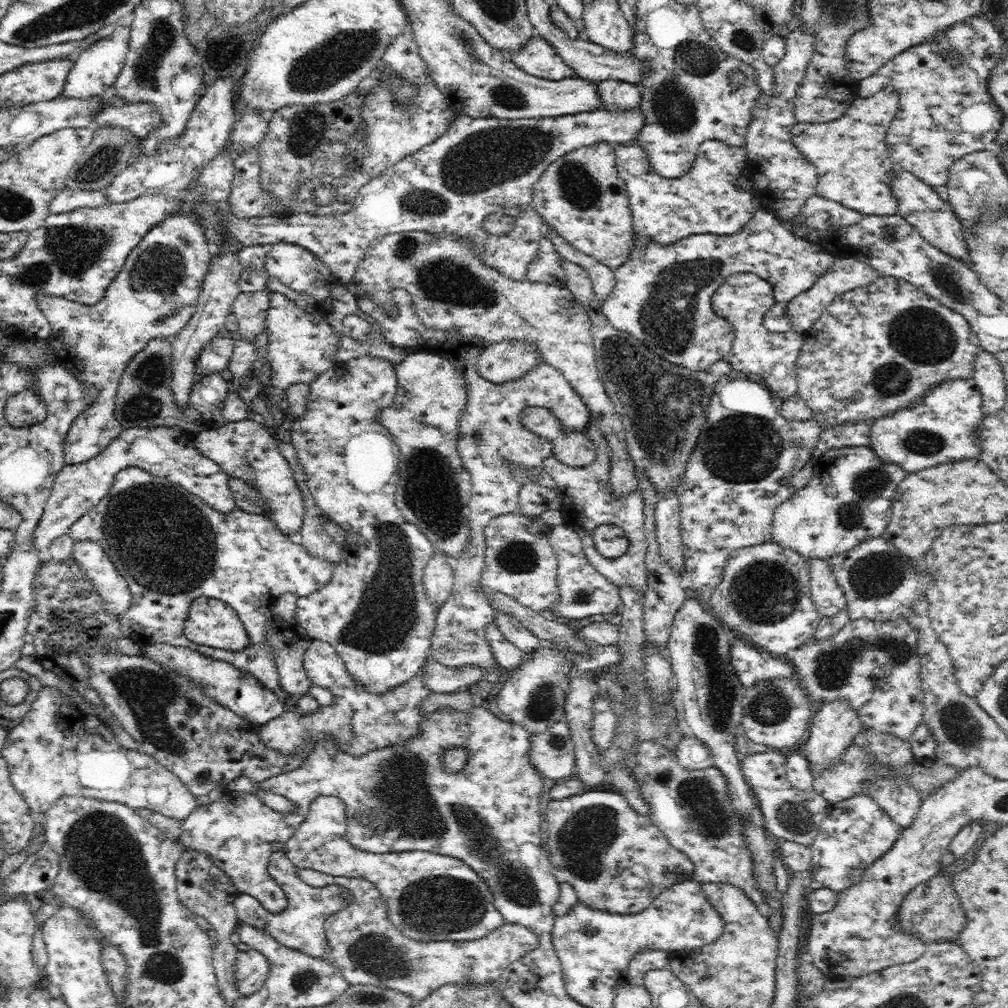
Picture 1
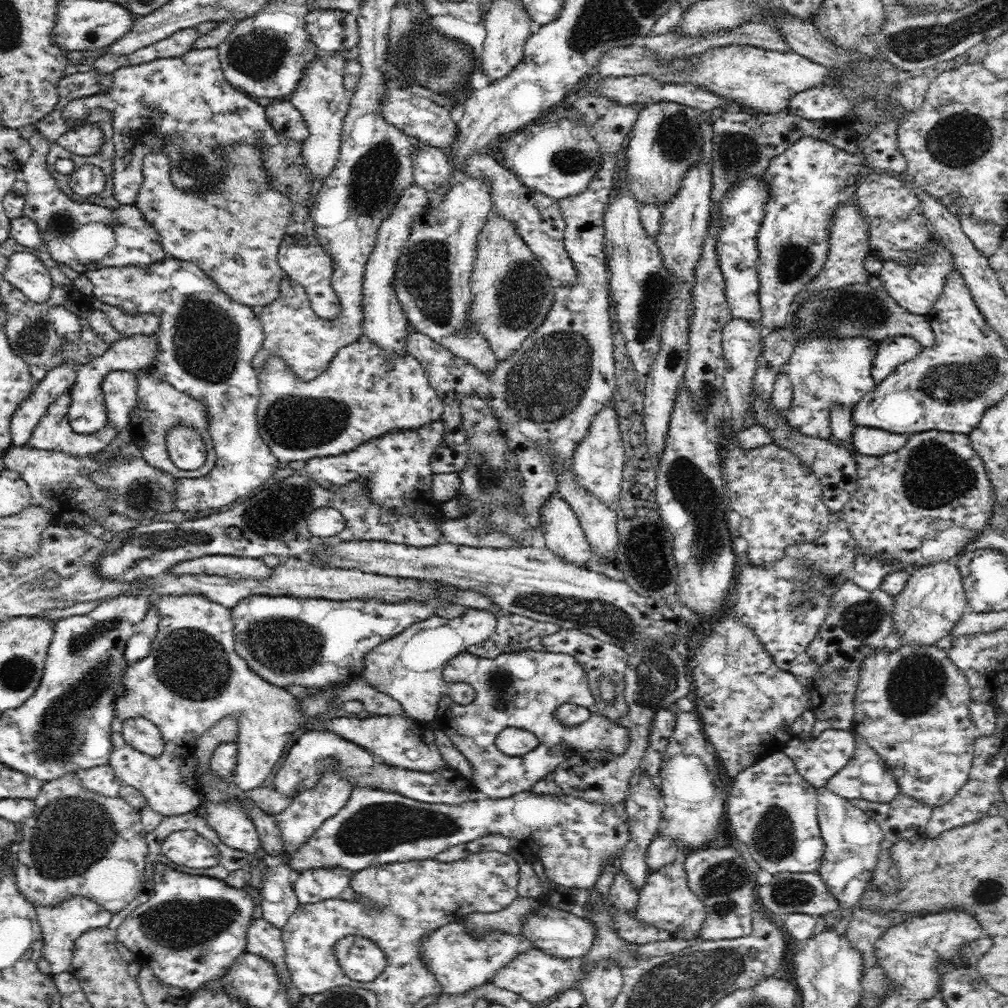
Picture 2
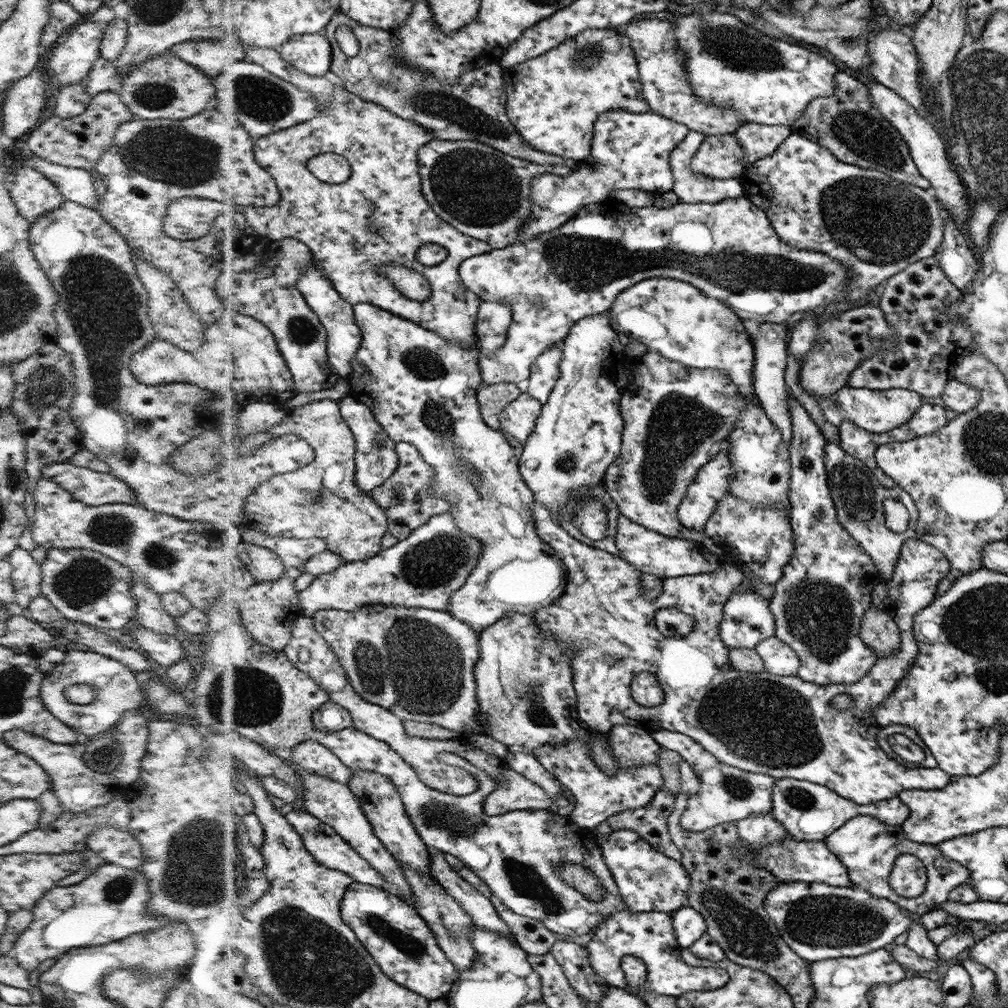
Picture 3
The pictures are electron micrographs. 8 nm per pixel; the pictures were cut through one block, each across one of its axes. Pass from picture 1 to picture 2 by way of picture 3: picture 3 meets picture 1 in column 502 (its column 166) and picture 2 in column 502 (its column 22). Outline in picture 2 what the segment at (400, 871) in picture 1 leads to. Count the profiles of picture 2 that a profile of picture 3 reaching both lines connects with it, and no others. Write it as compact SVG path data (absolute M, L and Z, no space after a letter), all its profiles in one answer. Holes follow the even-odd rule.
M453 922L424 936L418 951L426 967L442 985L443 992L453 995L466 994L468 990L491 981L500 968L508 966L518 954L531 948L534 948L532 941L528 941L522 933L513 935L493 930L484 933L481 937L472 937L462 923Z

